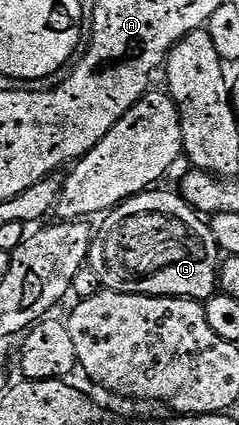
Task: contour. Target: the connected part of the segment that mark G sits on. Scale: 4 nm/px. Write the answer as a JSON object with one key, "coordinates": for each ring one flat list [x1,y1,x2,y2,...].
{"coordinates":[[146,190,130,196,128,200,121,201,115,208,108,209,100,217,97,229,92,229,87,240,87,268,97,275,97,283,102,289,111,292,126,292,127,294,143,294,144,296,176,296,186,300,204,302,214,295,219,288,219,249,213,241,213,229,208,223,205,224,200,215,185,203,184,199,177,197,171,192,153,192,157,190]]}

